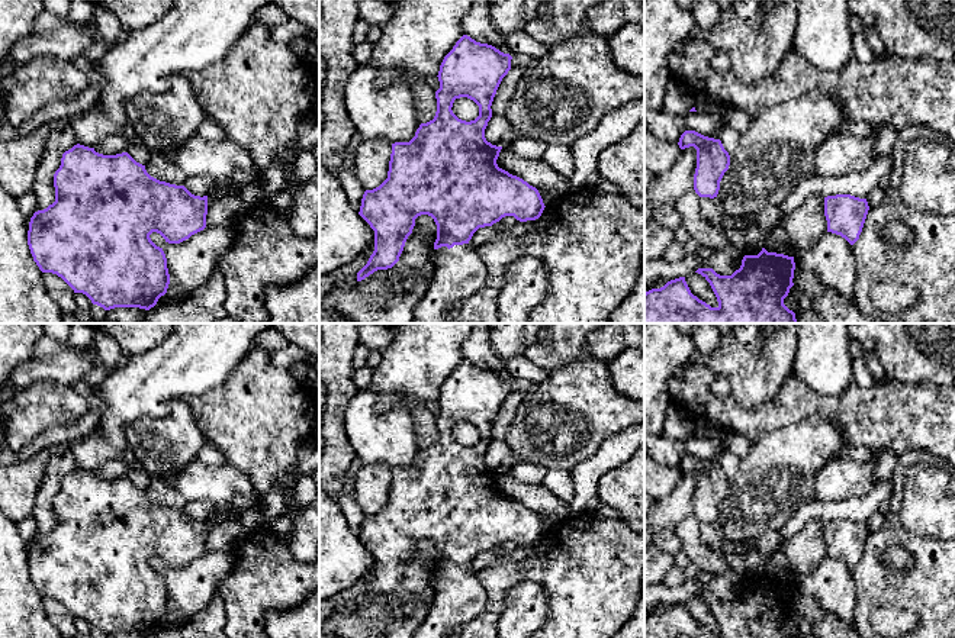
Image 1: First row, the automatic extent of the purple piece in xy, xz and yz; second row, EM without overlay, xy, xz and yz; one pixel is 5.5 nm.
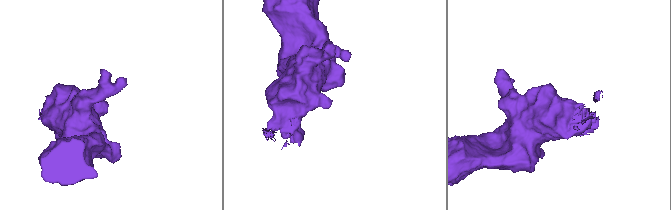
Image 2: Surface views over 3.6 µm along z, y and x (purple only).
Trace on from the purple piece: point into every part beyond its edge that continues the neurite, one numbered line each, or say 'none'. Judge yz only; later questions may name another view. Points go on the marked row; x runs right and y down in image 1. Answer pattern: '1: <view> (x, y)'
none

